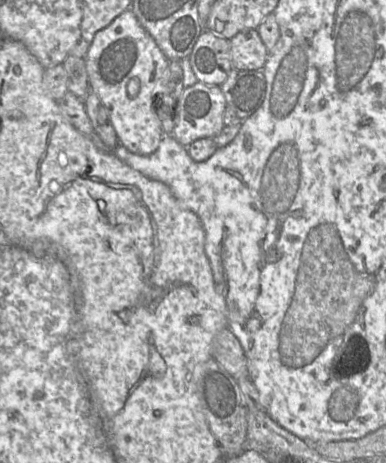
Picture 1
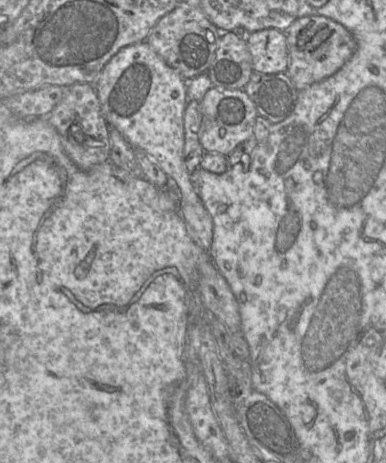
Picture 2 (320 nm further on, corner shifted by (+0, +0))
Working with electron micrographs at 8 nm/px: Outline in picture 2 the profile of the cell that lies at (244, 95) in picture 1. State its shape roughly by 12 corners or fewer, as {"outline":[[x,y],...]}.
{"outline":[[254,71],[243,91],[272,124],[299,92],[286,73]]}

